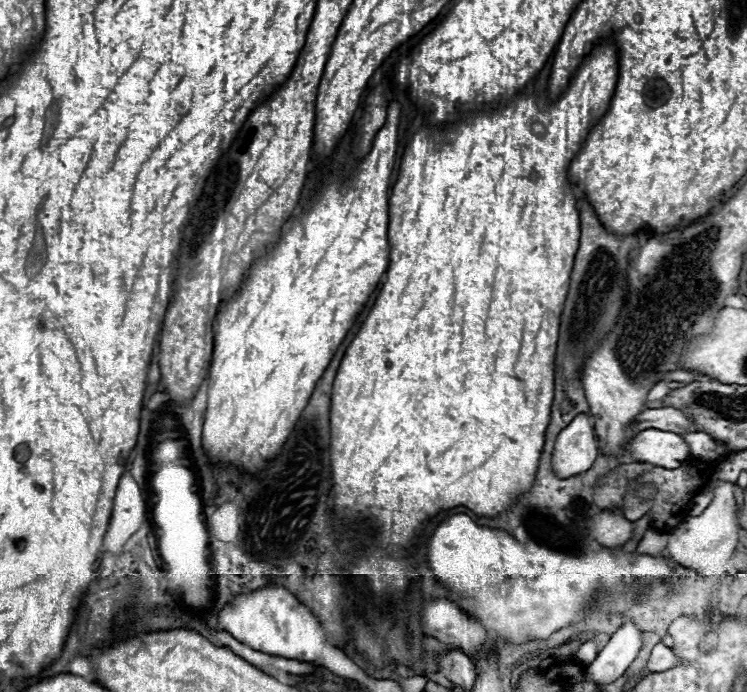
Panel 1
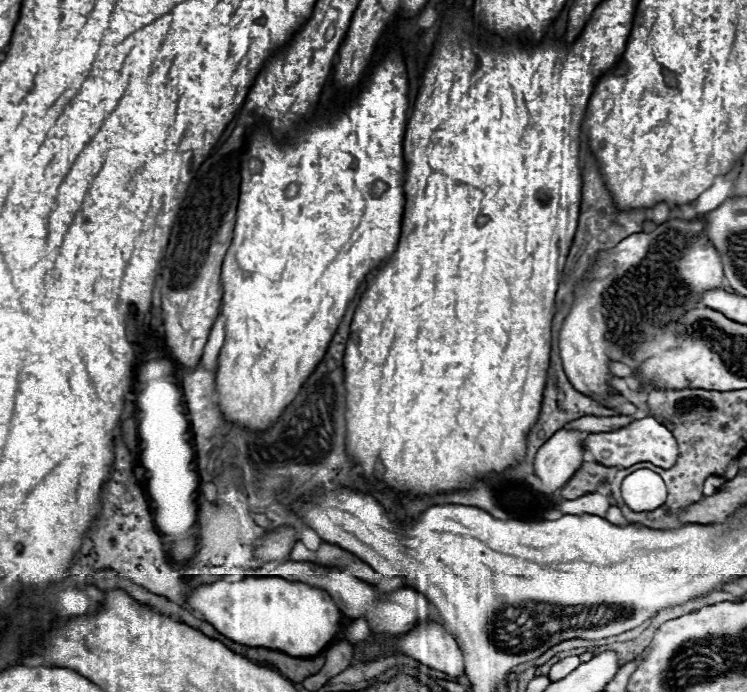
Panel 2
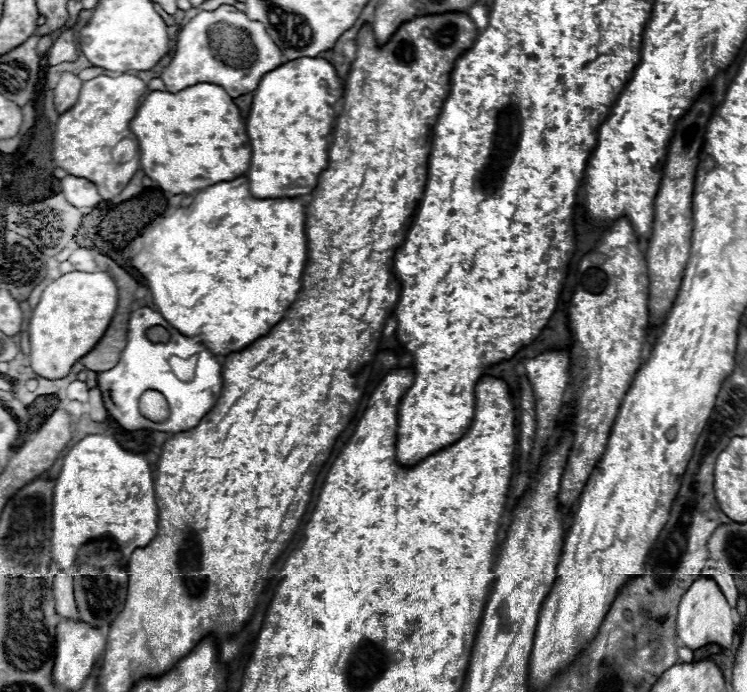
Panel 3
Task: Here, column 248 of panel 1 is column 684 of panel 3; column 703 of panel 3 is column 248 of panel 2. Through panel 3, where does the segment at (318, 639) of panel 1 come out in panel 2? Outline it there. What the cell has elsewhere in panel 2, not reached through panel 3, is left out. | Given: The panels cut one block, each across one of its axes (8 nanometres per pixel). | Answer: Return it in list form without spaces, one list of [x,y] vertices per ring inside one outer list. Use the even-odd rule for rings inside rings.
[[[280,578],[220,580],[192,590],[188,604],[226,638],[250,648],[278,650],[292,658],[310,658],[324,650],[336,636],[342,618],[340,608],[324,590]]]

